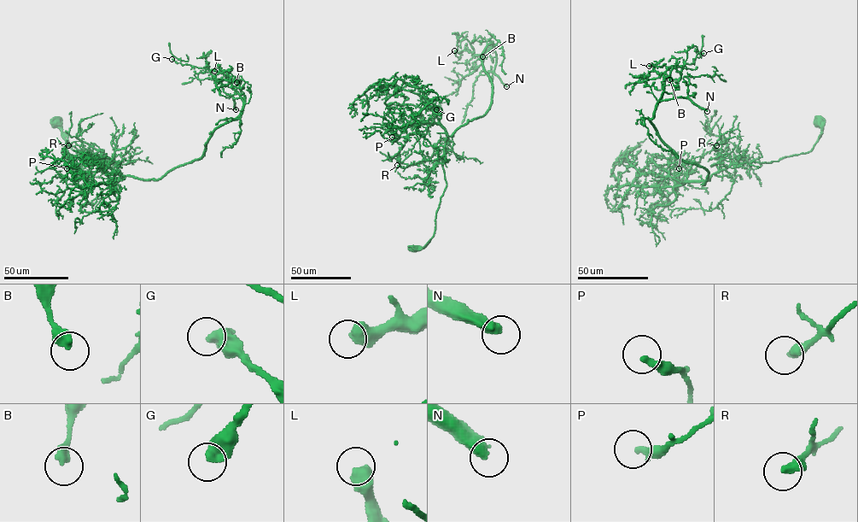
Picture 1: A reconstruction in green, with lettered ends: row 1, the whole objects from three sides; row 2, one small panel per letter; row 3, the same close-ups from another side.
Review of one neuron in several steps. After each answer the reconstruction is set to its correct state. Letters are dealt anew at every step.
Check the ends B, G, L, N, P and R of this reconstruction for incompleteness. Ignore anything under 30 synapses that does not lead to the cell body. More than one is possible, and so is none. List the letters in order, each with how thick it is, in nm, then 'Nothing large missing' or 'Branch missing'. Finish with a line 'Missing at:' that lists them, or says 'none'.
B: Thickness 400 nm. Nothing large missing
G: Thickness 600 nm. Nothing large missing
L: Thickness 650 nm. Nothing large missing
N: Thickness 440 nm. Branch missing
P: Thickness 320 nm. Nothing large missing
R: Thickness 320 nm. Nothing large missing
Missing at: N

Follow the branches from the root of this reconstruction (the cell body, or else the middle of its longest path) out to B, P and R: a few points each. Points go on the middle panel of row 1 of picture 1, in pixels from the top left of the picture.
B: (413, 248), (434, 234), (447, 137), (491, 103), (481, 59), (493, 44), (466, 67), (482, 56)
P: (413, 248), (434, 231), (446, 184), (446, 131), (434, 123), (404, 145), (392, 137)
R: (413, 248), (424, 247), (434, 234), (436, 211), (446, 184), (442, 161), (425, 160), (403, 167), (397, 165)

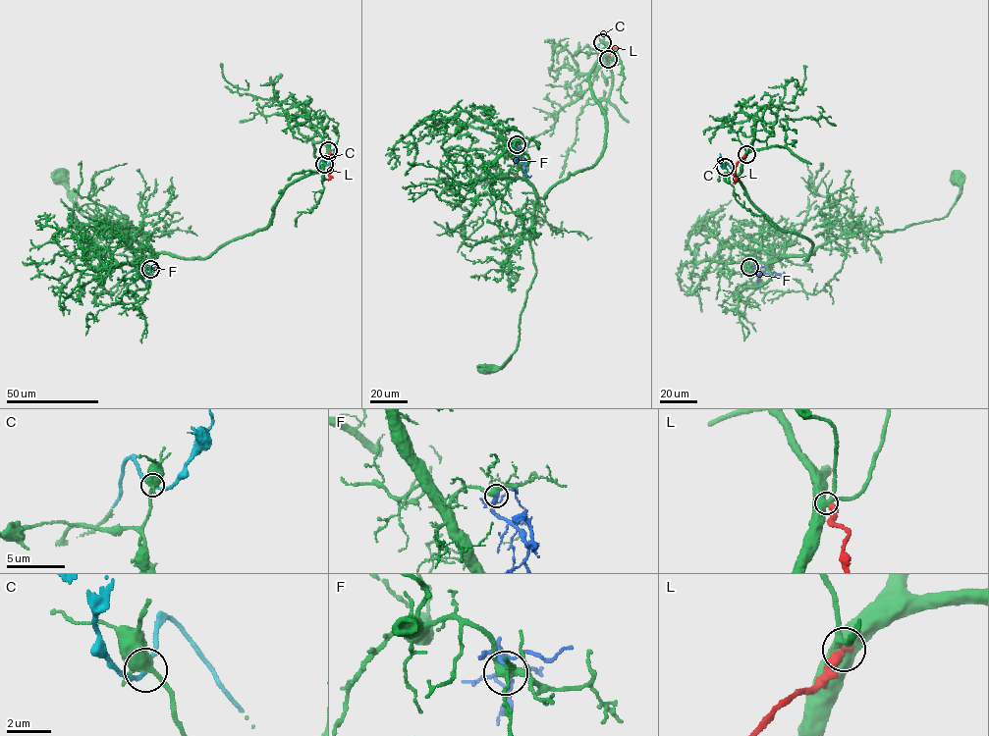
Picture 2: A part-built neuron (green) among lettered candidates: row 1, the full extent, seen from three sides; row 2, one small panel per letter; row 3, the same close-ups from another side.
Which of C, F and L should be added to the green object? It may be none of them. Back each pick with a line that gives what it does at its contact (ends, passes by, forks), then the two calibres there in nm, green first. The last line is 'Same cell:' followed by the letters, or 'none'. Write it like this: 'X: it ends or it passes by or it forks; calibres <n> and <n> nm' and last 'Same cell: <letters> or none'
C: it passes by; calibres 400 and 170 nm
Same cell: C

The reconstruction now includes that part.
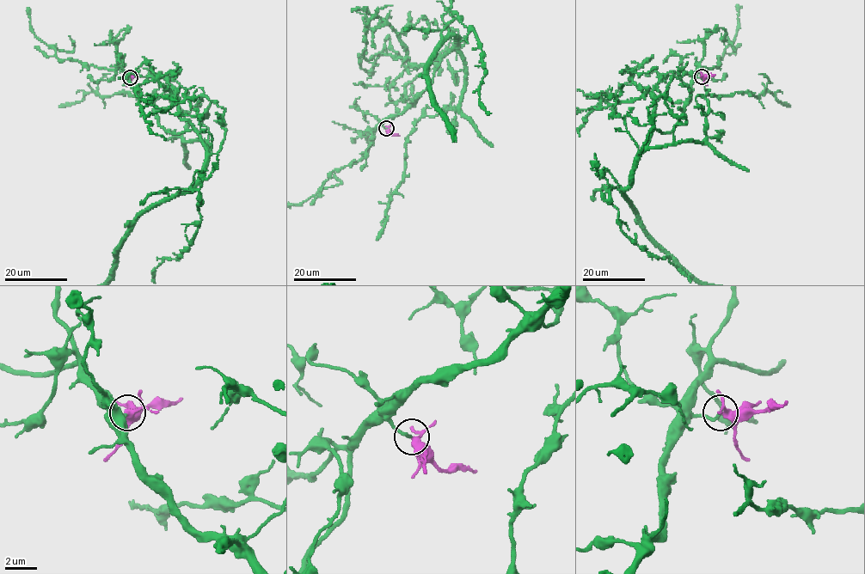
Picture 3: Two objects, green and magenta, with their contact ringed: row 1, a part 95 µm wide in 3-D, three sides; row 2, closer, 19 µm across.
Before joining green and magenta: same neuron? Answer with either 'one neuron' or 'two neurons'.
one neuron

